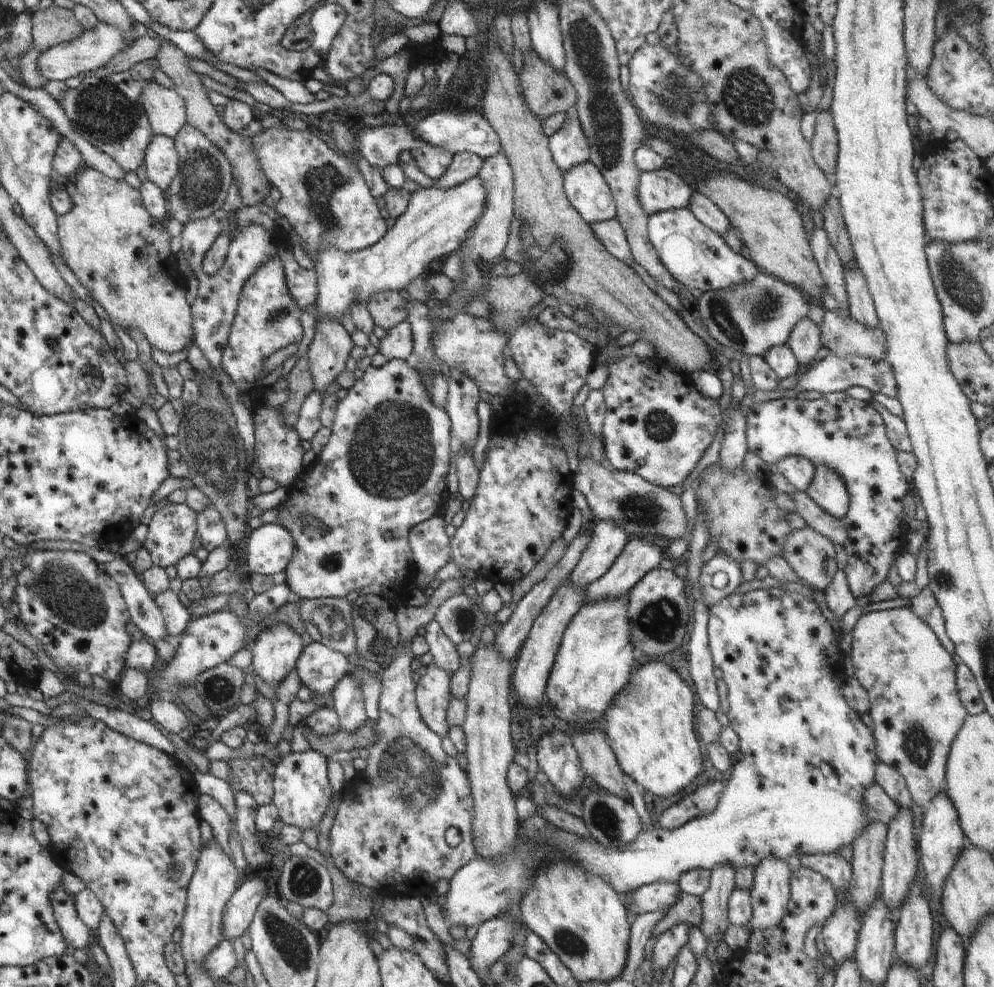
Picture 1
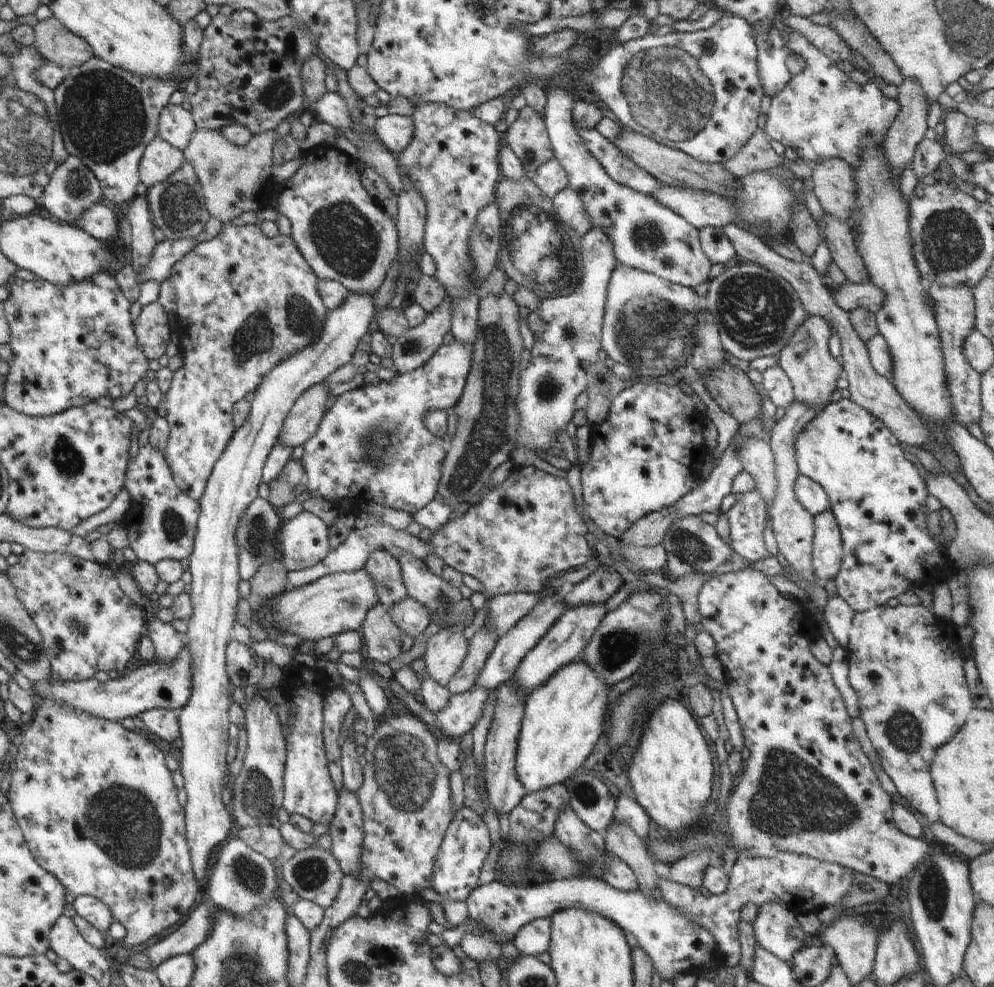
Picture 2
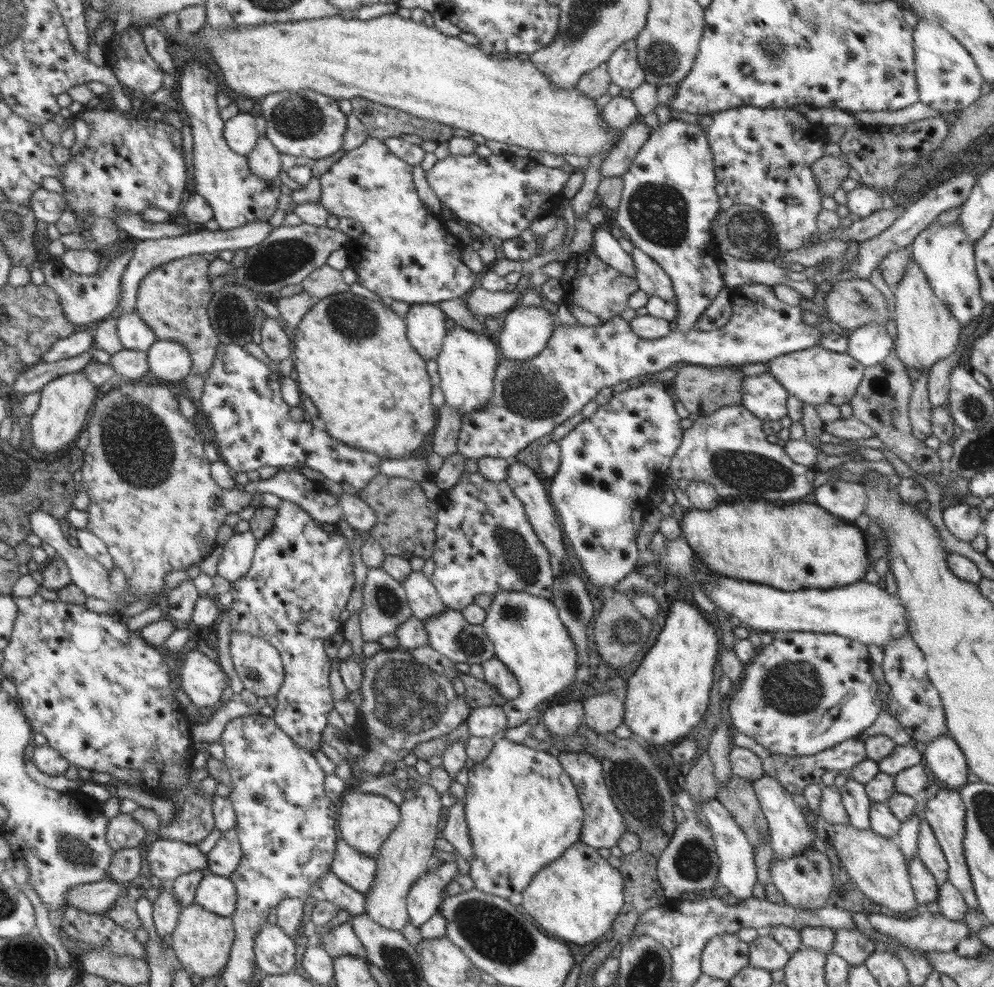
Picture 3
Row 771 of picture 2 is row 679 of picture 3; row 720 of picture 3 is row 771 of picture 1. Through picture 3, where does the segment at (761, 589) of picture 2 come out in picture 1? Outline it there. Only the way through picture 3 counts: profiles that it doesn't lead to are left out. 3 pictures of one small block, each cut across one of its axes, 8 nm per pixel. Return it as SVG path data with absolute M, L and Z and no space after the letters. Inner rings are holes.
M766 588L766 590L752 590L747 593L730 594L722 602L710 606L707 632L710 655L712 656L714 667L722 672L722 678L728 687L729 708L726 715L730 721L729 727L739 737L739 752L742 753L742 758L738 759L738 762L732 766L730 780L726 782L726 788L724 788L724 792L720 796L720 802L714 808L714 812L708 814L708 816L694 818L694 820L690 820L684 826L674 828L674 830L667 830L658 825L652 826L649 829L642 827L640 834L636 836L634 842L620 844L619 846L614 846L614 848L602 846L592 836L582 837L556 827L550 828L550 832L546 832L546 834L536 834L533 838L524 838L522 840L522 836L516 836L514 848L510 848L510 852L506 856L500 856L500 860L498 858L488 860L488 858L477 857L469 864L466 864L466 866L462 866L454 874L453 880L450 880L450 889L445 895L445 923L448 929L454 929L458 926L464 926L466 929L470 928L470 926L478 927L482 922L498 917L500 912L506 912L506 910L516 911L521 906L522 896L524 896L526 888L530 886L532 873L536 874L536 866L542 864L542 860L550 860L550 858L570 858L570 860L576 860L586 870L590 870L592 874L600 876L606 884L610 884L614 888L614 892L628 894L628 892L632 892L640 886L652 883L678 883L680 876L684 872L688 872L688 870L706 869L711 872L712 868L722 866L722 864L728 864L728 866L732 866L735 870L744 868L744 866L755 868L768 856L776 856L776 858L787 862L791 856L800 858L800 856L816 856L818 854L828 854L828 852L839 852L840 848L854 844L858 834L864 828L870 826L871 819L866 816L868 812L864 810L866 808L864 806L866 804L864 802L864 794L866 794L864 790L870 788L875 783L876 764L879 762L875 752L874 736L862 722L861 716L852 708L849 708L849 705L844 701L842 688L845 681L842 680L842 652L839 652L838 640L836 640L830 622L823 616L818 605L810 598L789 592L785 588Z

